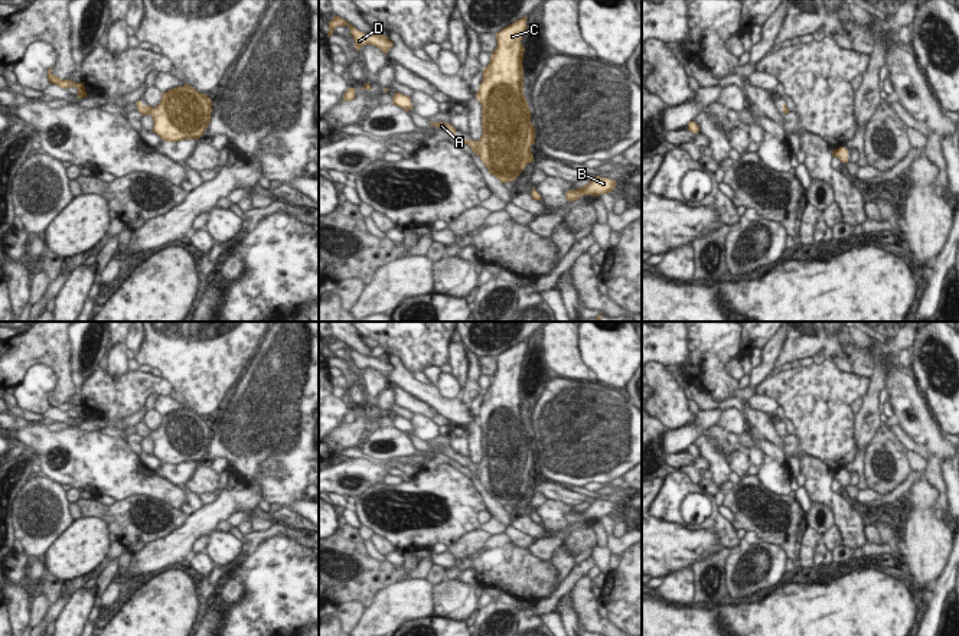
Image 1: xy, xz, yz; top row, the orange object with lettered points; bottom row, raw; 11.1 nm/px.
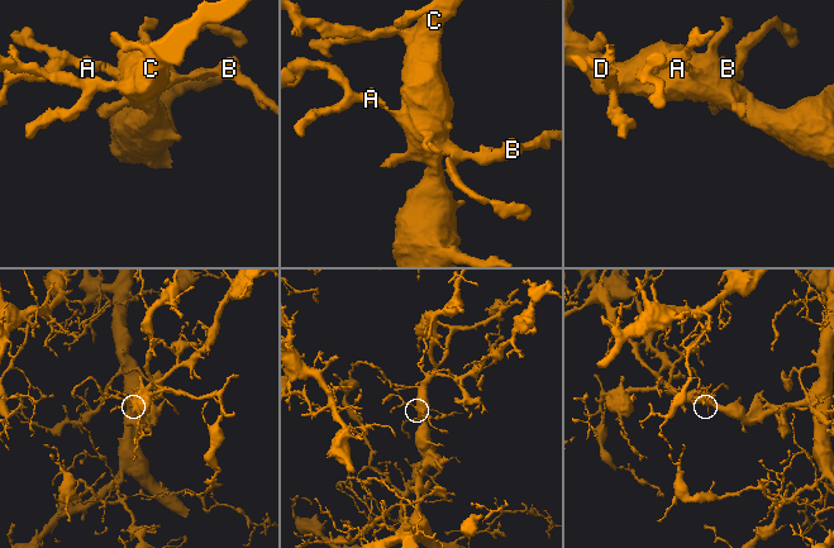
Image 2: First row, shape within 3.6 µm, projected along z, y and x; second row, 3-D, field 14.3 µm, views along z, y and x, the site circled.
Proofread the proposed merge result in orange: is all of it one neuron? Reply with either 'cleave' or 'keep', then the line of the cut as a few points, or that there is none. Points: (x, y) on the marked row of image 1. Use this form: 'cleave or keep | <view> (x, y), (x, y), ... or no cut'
keep | no cut

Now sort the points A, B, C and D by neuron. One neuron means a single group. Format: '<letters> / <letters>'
A B C D

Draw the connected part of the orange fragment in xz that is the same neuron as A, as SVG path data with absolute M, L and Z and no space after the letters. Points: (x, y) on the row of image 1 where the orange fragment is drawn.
M526 16L496 33L498 46L490 56L490 62L483 68L483 78L476 94L482 105L482 137L463 140L456 136L456 128L446 123L431 123L454 138L467 144L480 157L489 173L502 183L513 182L528 163L534 162L531 146L535 144L535 127L531 123L531 111L523 95L523 52L521 40L526 30Z

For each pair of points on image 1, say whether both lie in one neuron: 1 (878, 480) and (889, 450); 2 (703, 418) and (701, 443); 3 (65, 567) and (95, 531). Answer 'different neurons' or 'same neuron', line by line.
1: same neuron
2: different neurons
3: same neuron

